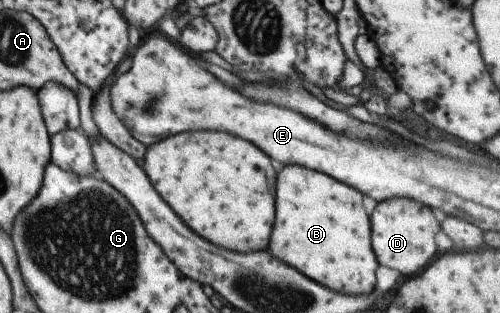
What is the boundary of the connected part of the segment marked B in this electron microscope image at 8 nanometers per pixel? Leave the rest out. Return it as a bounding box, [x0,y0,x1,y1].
[267,165,377,295]

